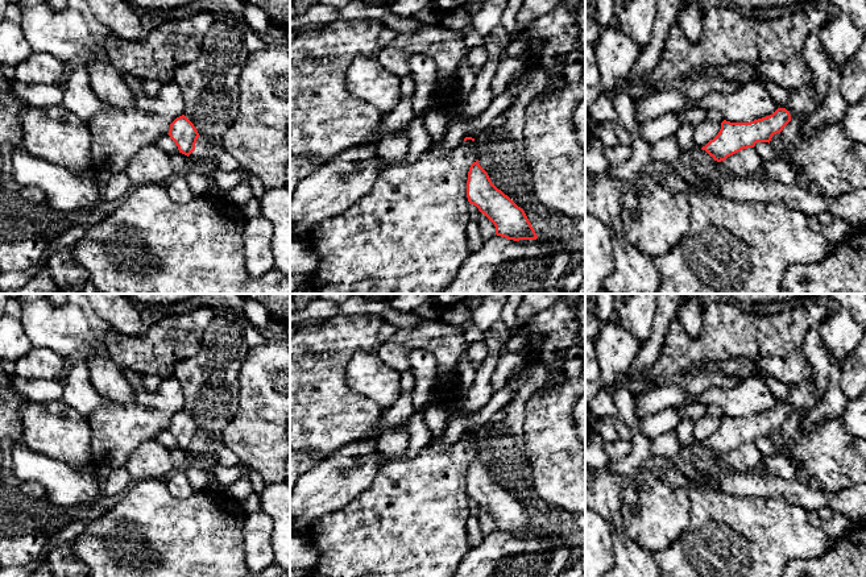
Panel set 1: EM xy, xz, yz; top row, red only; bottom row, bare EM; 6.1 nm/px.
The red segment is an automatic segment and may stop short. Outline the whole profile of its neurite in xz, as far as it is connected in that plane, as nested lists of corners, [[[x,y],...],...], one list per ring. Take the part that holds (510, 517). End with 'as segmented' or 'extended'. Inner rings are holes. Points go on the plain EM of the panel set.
[[[478,454],[468,466],[467,493],[494,519],[497,531],[514,536],[538,534],[525,506],[492,478]]] | as segmented

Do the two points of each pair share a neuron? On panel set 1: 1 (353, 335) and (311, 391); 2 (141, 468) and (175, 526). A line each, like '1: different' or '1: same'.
1: same
2: different

